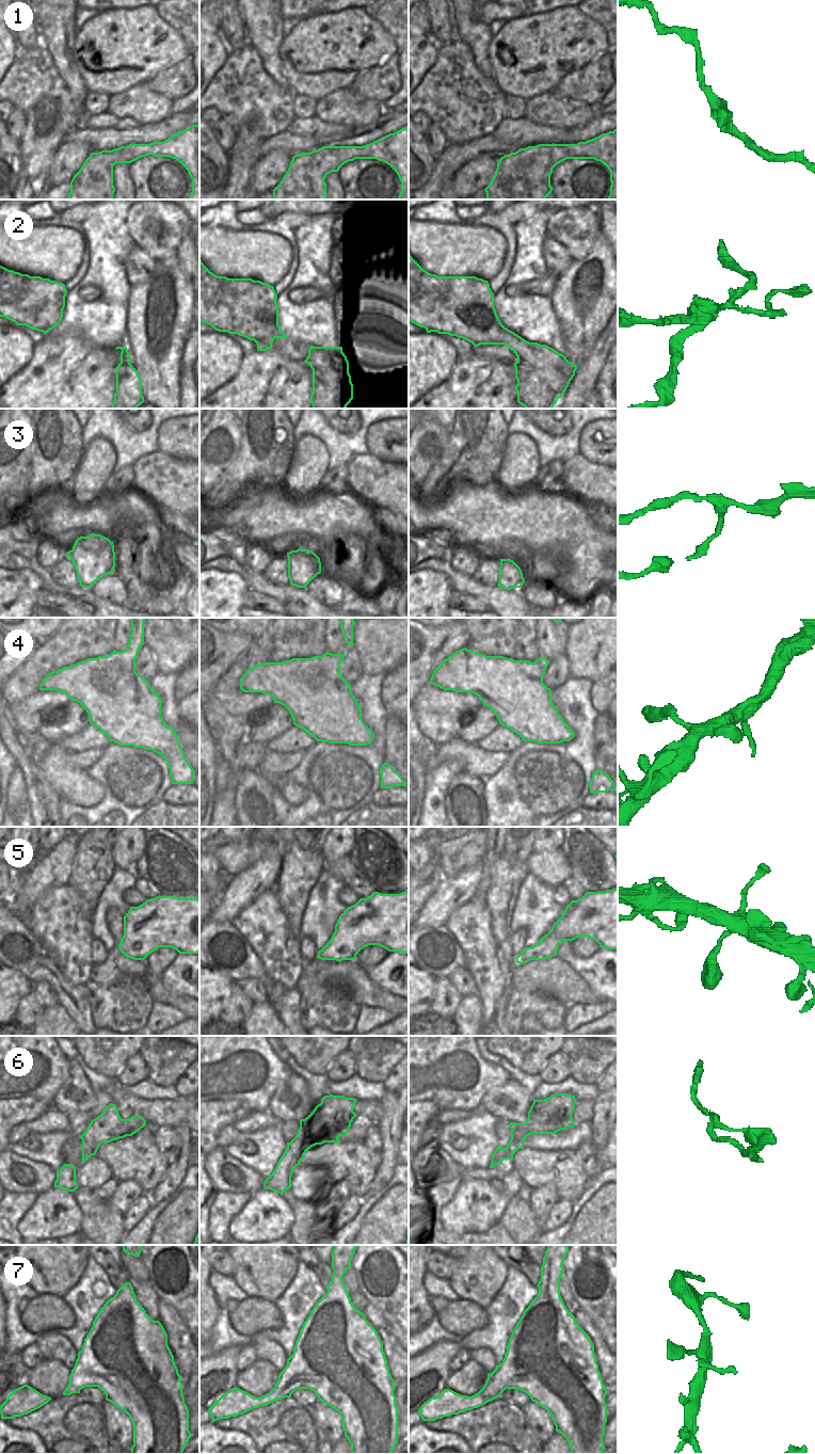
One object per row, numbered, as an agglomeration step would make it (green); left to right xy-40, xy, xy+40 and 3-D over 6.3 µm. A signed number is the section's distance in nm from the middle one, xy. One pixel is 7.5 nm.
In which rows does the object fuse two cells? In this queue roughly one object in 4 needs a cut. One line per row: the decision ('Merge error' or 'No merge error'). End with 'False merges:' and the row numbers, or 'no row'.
1: No merge error
2: Merge error
3: No merge error
4: No merge error
5: No merge error
6: No merge error
7: No merge error
False merges: 2.

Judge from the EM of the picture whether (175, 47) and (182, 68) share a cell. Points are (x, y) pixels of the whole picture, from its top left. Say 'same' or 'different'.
different

